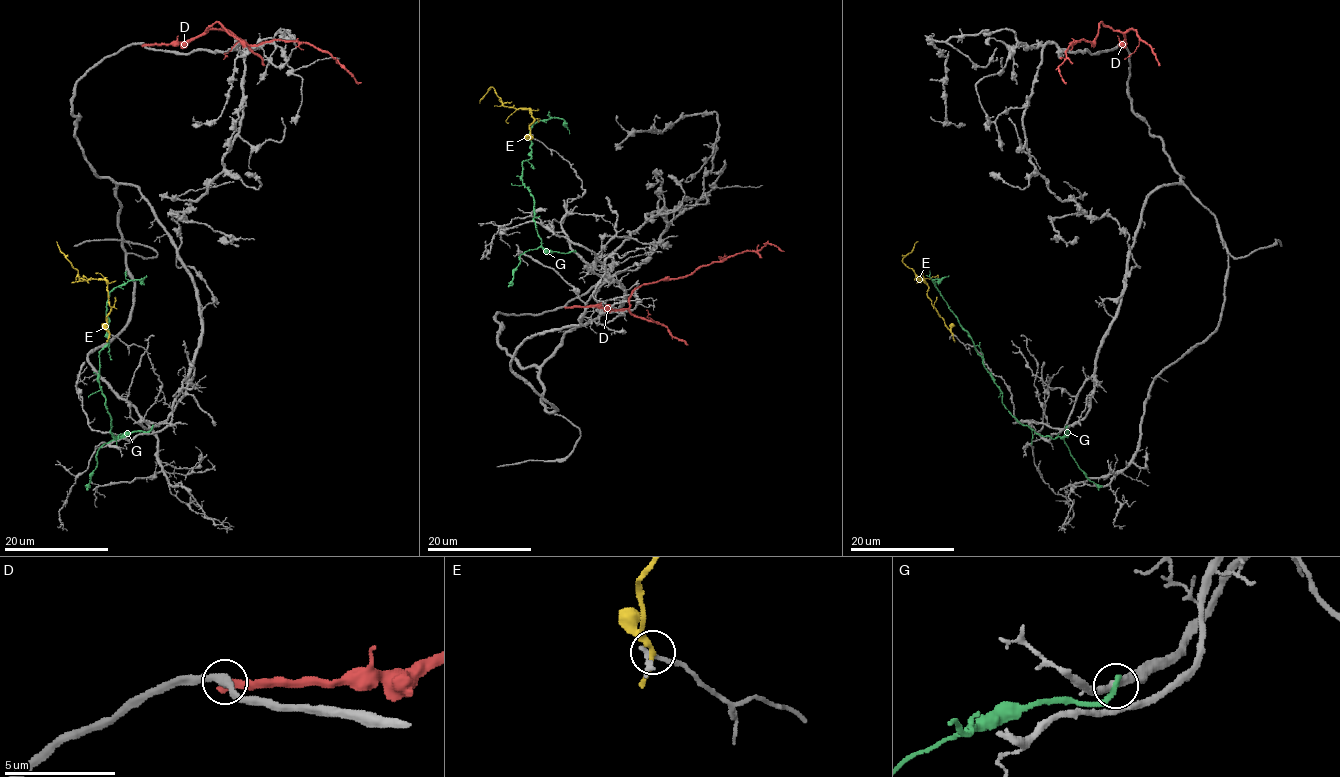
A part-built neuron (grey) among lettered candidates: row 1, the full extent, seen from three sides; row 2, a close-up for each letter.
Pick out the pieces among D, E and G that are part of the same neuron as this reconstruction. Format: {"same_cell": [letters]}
{"same_cell": []}

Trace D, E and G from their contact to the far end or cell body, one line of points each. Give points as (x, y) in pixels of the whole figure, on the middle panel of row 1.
D: (565, 306), (627, 309), (632, 292), (641, 287), (686, 277), (701, 266), (757, 251), (765, 244), (783, 251)
E: (533, 136), (531, 112), (504, 106), (492, 87), (479, 102)
G: (575, 251), (542, 246), (534, 198), (521, 180), (522, 163), (531, 157), (531, 126), (561, 118), (569, 134)

